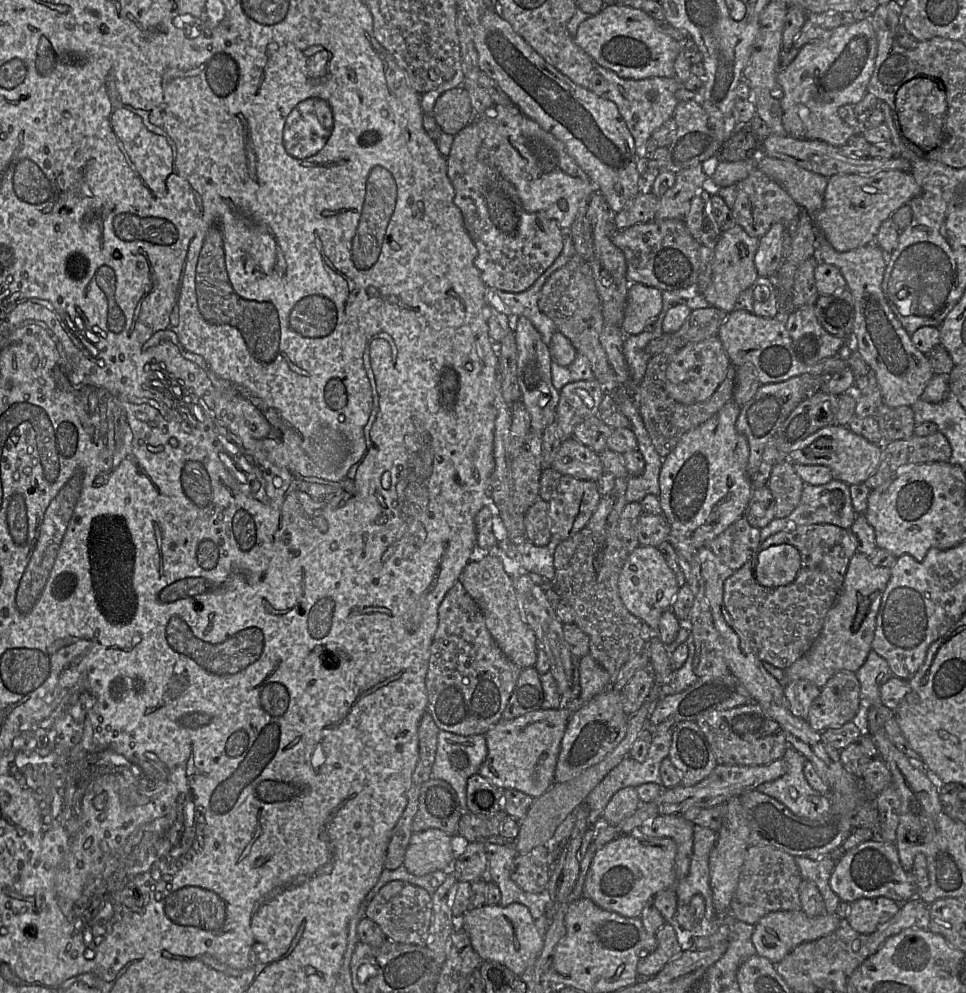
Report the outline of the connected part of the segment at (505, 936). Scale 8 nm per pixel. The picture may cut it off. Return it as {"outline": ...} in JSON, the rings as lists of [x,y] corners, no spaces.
{"outline":[[[521,903],[469,909],[457,919],[457,928],[467,932],[473,949],[483,961],[500,963],[518,976],[528,967],[534,967],[544,946],[544,933],[539,932],[529,909]]]}

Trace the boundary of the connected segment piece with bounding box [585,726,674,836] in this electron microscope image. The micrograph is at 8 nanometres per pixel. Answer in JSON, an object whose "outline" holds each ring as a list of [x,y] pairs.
{"outline":[[[674,726],[664,734],[655,734],[651,746],[644,762],[638,762],[626,756],[618,766],[613,768],[605,778],[591,791],[586,797],[585,804],[589,808],[588,828],[593,828],[595,836],[601,824],[605,821],[603,813],[613,795],[625,787],[638,787],[646,783],[656,783],[662,785],[663,781],[660,775],[660,766],[662,761],[669,757],[669,751],[672,744],[672,732]]]}

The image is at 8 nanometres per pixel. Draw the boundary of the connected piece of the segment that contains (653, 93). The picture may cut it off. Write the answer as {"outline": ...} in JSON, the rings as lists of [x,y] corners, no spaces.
{"outline":[[[596,63],[595,68],[608,82],[609,90],[604,95],[604,98],[613,101],[617,105],[619,112],[634,138],[636,154],[638,158],[640,158],[639,167],[641,177],[639,180],[639,189],[640,192],[649,194],[651,193],[657,175],[661,171],[659,169],[649,169],[646,167],[646,143],[655,130],[674,116],[675,109],[679,103],[676,97],[676,91],[682,84],[676,77],[650,77],[636,80],[620,77],[614,71]]]}

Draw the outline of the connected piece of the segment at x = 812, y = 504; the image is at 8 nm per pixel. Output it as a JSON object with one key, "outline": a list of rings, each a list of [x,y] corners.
{"outline":[[[832,479],[822,485],[804,483],[801,499],[797,507],[784,518],[774,518],[768,525],[760,529],[760,541],[781,531],[792,531],[802,525],[833,524],[843,529],[851,529],[857,516],[851,500],[850,486]]]}

